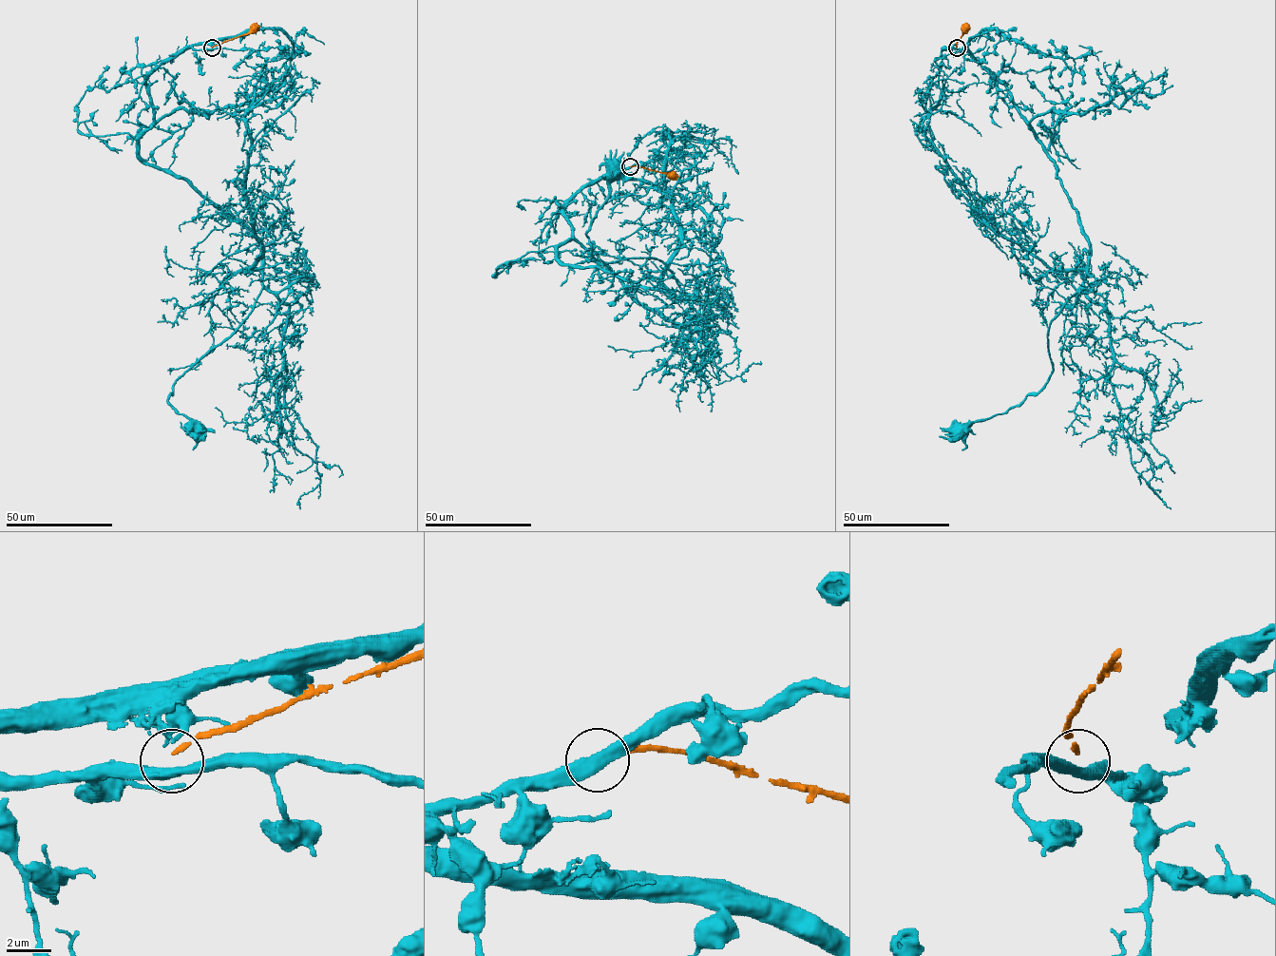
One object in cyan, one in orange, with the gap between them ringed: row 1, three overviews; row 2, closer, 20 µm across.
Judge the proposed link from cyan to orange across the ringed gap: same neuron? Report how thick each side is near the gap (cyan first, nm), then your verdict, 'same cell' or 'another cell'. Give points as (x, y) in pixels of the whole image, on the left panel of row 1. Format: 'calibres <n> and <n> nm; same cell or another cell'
calibres 480 and 240 nm; another cell

